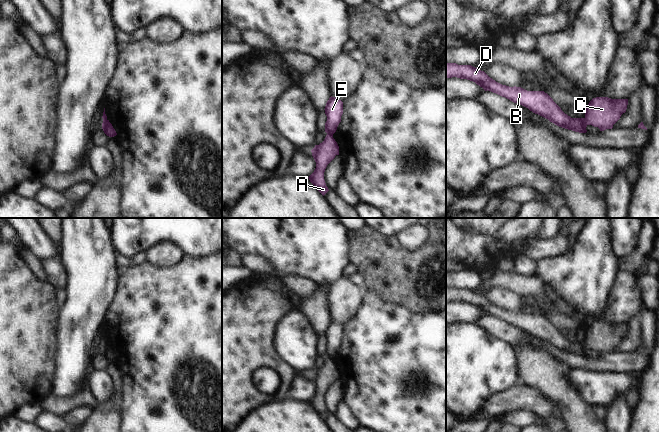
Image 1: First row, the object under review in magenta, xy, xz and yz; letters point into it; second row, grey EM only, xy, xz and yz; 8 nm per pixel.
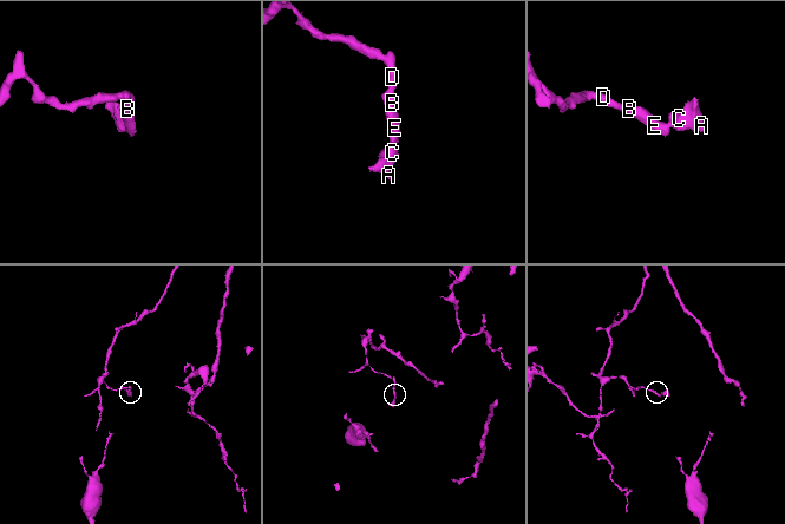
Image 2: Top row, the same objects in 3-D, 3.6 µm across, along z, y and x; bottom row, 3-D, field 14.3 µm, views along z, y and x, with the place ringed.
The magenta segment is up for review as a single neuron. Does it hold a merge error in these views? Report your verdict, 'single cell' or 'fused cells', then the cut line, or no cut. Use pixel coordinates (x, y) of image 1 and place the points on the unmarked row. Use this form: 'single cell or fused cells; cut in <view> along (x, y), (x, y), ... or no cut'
fused cells; cut in yz along (583, 342), (587, 348)

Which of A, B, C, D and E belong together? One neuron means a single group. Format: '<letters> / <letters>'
A C / B D E

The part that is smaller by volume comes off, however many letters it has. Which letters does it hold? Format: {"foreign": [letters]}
{"foreign": ["A", "C"]}

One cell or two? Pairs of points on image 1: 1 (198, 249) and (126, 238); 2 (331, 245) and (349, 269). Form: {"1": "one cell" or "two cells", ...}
{"1": "one cell", "2": "two cells"}

